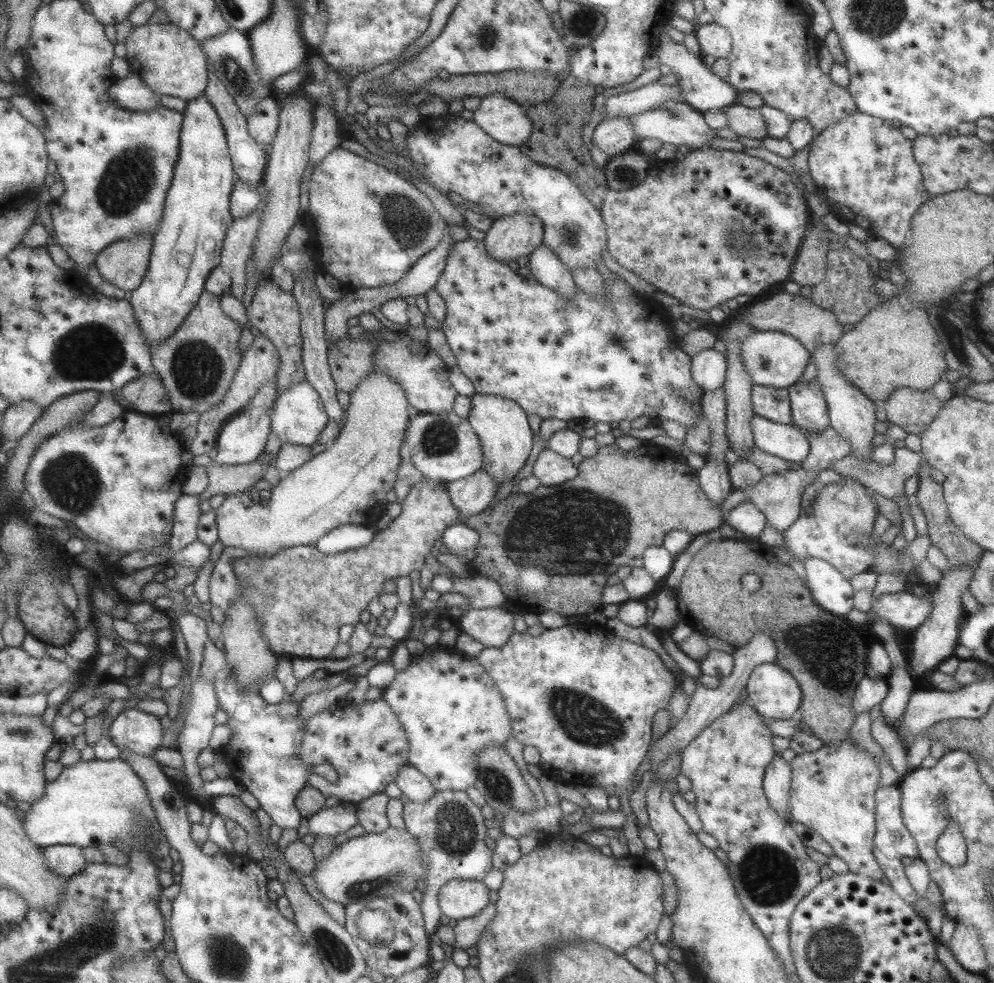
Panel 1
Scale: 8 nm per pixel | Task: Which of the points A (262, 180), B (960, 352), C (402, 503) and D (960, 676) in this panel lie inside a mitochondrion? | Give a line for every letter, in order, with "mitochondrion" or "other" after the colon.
A: other
B: mitochondrion
C: other
D: other

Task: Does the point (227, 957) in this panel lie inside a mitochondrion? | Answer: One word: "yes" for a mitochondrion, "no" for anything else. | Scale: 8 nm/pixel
yes

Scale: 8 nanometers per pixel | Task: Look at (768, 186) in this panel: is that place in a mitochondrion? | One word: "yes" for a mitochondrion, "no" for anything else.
no

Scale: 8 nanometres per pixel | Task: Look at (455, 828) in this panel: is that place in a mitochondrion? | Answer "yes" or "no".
yes

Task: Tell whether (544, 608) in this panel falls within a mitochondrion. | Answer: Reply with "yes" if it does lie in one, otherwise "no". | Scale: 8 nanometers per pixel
no

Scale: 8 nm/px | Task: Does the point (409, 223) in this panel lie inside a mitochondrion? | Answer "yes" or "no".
yes

